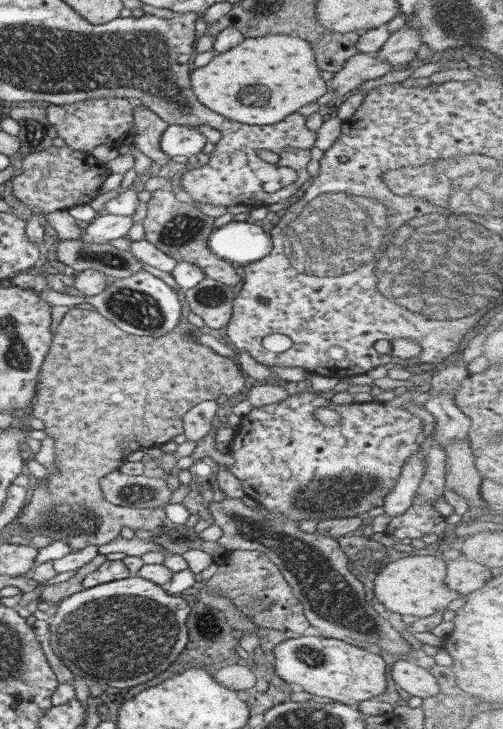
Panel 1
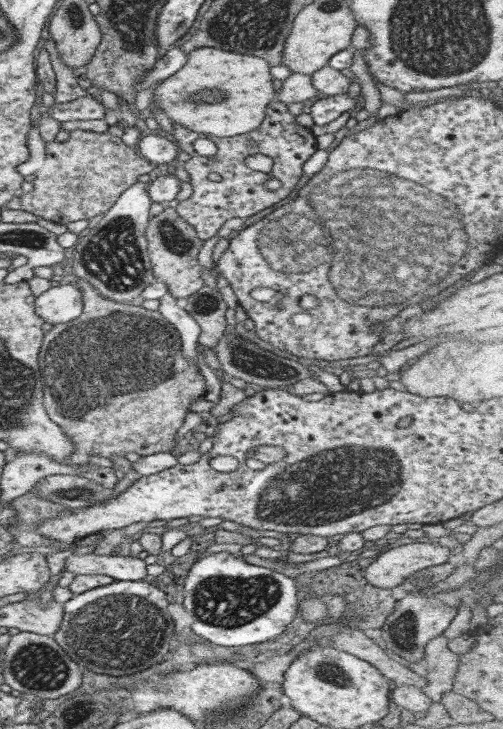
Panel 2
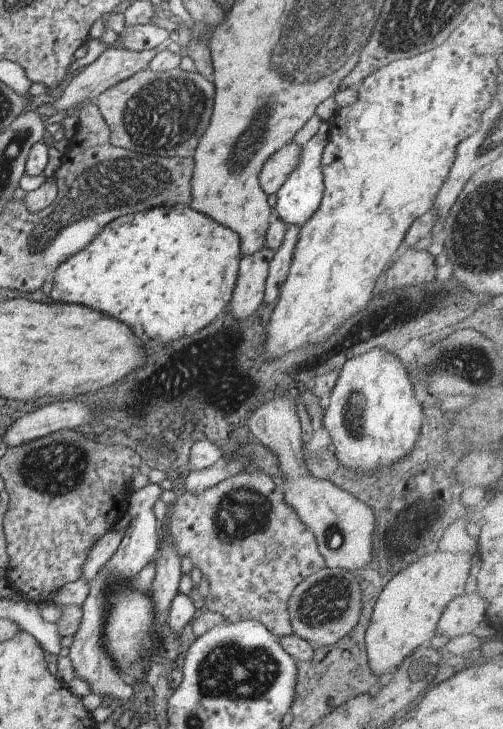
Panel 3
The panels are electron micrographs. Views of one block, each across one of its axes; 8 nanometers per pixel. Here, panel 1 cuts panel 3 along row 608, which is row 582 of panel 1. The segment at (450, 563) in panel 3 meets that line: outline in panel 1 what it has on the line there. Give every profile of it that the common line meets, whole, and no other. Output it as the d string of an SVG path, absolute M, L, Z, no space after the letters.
M411 554L404 558L394 560L394 562L390 562L390 564L388 564L388 566L376 576L373 592L378 602L380 602L380 604L382 604L382 606L388 611L398 613L402 616L410 615L416 618L426 618L438 611L444 612L447 610L448 605L460 595L446 586L446 572L447 563L445 559L438 559L438 557L433 555Z

